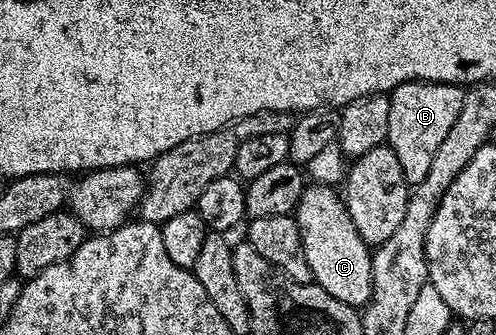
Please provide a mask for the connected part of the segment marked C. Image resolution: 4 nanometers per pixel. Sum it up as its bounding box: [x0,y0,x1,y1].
[293,182,373,309]

